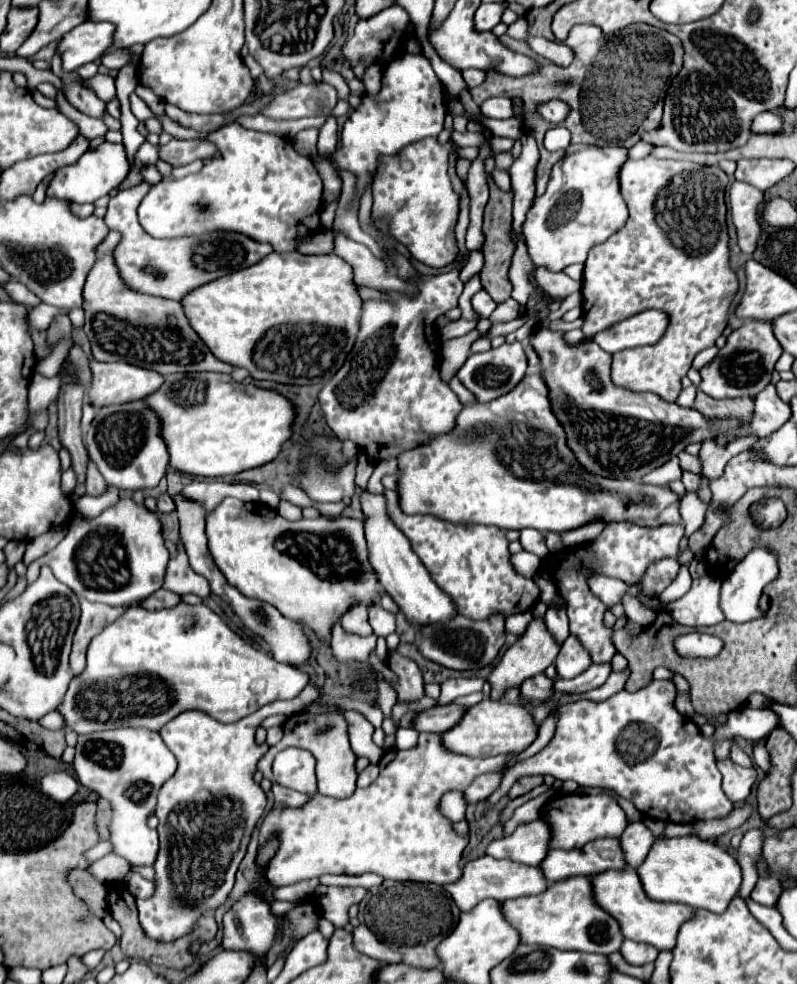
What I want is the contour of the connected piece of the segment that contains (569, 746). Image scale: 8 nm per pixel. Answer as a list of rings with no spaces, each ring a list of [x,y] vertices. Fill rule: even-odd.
[[[653,680],[651,686],[647,684],[637,692],[621,690],[605,702],[579,700],[561,706],[553,740],[539,754],[515,764],[505,772],[499,790],[489,796],[491,808],[523,774],[551,774],[557,780],[575,780],[579,786],[609,788],[617,796],[631,800],[645,818],[673,824],[693,824],[699,820],[725,818],[733,810],[733,802],[723,794],[721,788],[721,774],[715,764],[713,740],[703,738],[701,730],[695,724],[691,724],[691,728],[685,728],[689,720],[677,712],[673,702],[675,686],[667,680]]]

